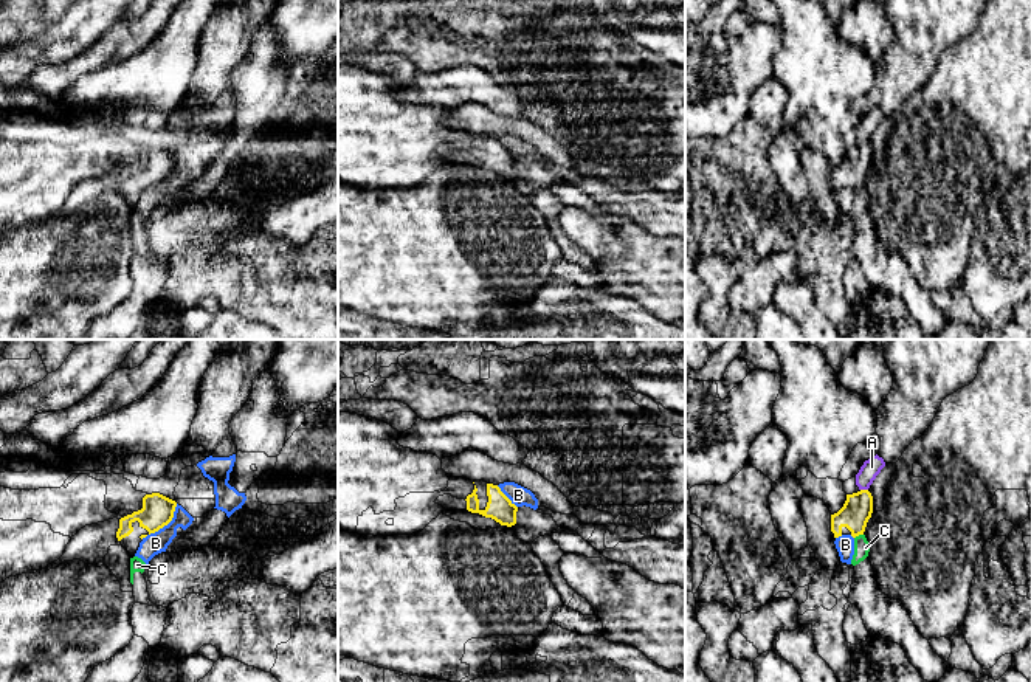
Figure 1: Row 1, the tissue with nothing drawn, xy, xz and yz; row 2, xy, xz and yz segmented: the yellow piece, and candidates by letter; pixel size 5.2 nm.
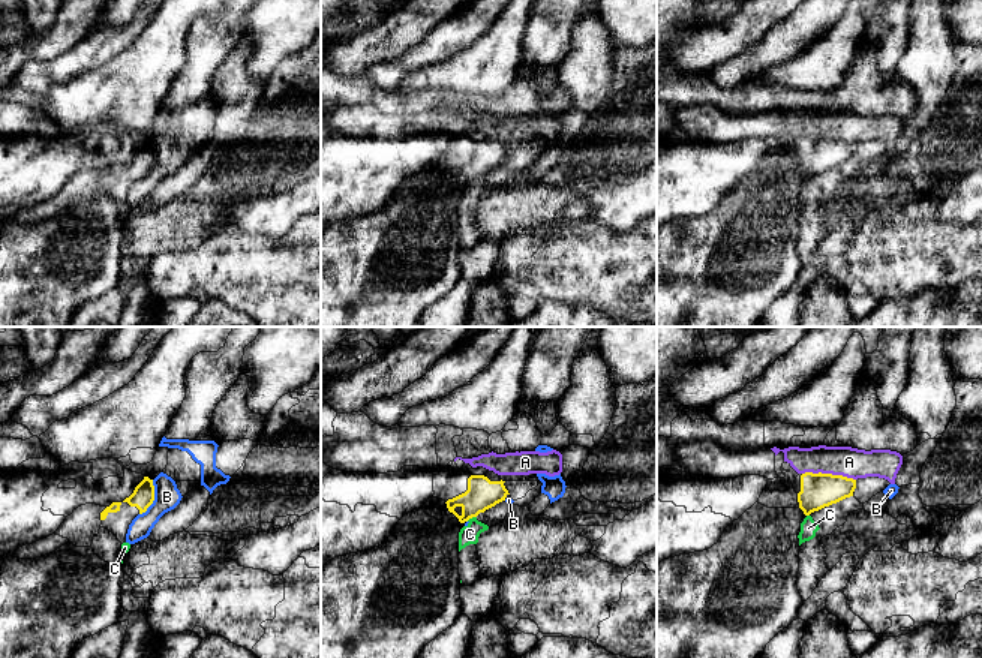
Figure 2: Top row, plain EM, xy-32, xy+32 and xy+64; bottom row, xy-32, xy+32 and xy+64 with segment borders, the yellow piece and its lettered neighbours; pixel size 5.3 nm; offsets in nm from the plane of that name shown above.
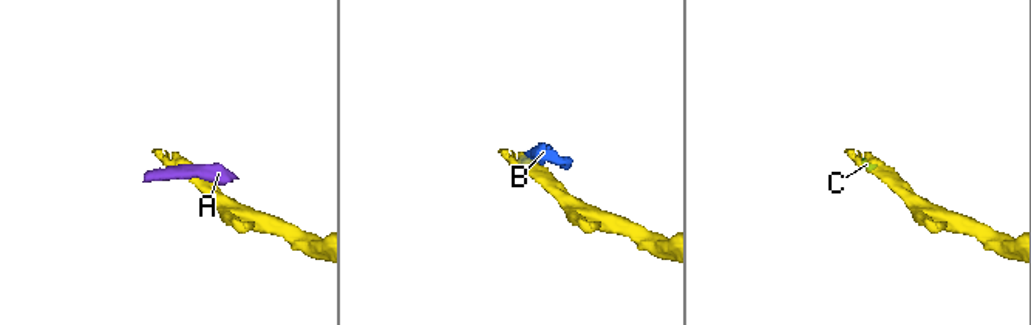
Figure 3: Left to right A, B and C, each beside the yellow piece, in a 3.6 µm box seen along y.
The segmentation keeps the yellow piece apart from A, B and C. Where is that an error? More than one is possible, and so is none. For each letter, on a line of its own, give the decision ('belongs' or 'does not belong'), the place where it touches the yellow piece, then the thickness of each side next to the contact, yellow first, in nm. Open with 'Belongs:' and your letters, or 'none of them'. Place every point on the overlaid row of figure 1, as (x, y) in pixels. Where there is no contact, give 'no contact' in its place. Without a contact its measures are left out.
Belongs: none of them
A: does not belong; meets yellow in yz at (864, 490); 150 nm thick on the yellow side, 90 nm on the other
B: does not belong; meets yellow in xy at (163, 526); 160 nm thick on the yellow side, 110 nm on the other
C: does not belong; meets yellow in yz at (858, 535); 150 nm thick on the yellow side, 80 nm on the other

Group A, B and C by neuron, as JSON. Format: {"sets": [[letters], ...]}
{"sets": [["A"], ["B", "C"]]}

